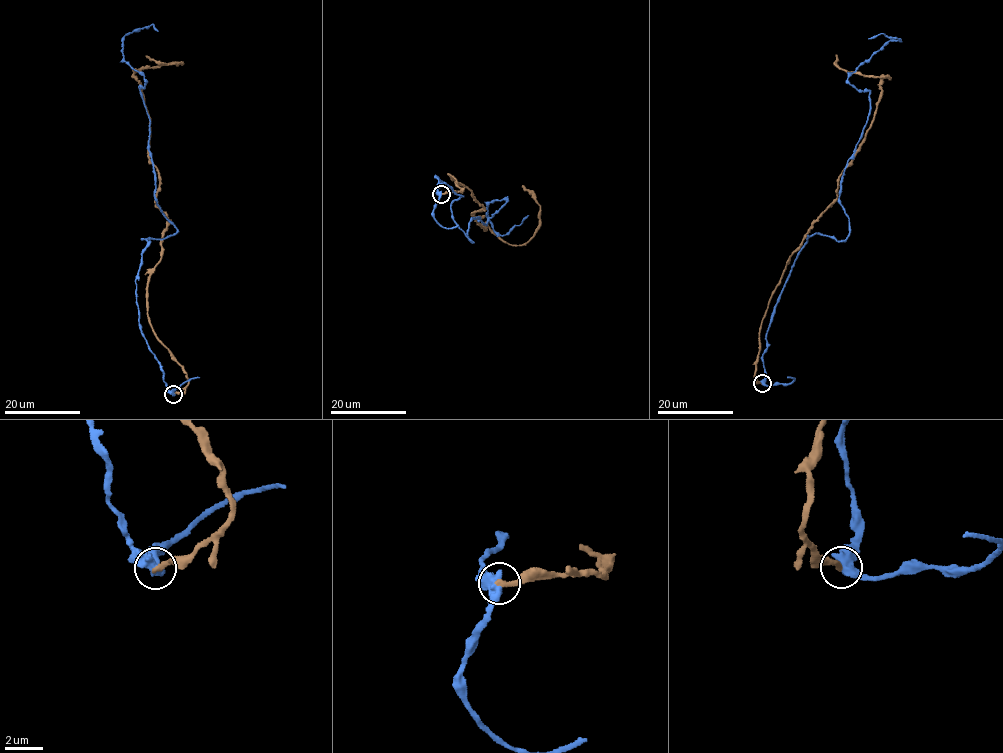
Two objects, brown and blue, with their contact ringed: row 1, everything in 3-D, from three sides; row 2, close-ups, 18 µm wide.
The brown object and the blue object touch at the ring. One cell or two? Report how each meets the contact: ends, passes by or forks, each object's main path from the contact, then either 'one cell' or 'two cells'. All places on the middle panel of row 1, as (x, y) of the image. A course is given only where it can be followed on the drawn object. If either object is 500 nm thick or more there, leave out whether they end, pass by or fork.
brown via (440, 193), (464, 191), (450, 174), (484, 230), (524, 244), (539, 205), (522, 185) | blue via (440, 193), (435, 176), (472, 242), (471, 218), (486, 225), (507, 199), (490, 201), (500, 235), (528, 215) | two cells

